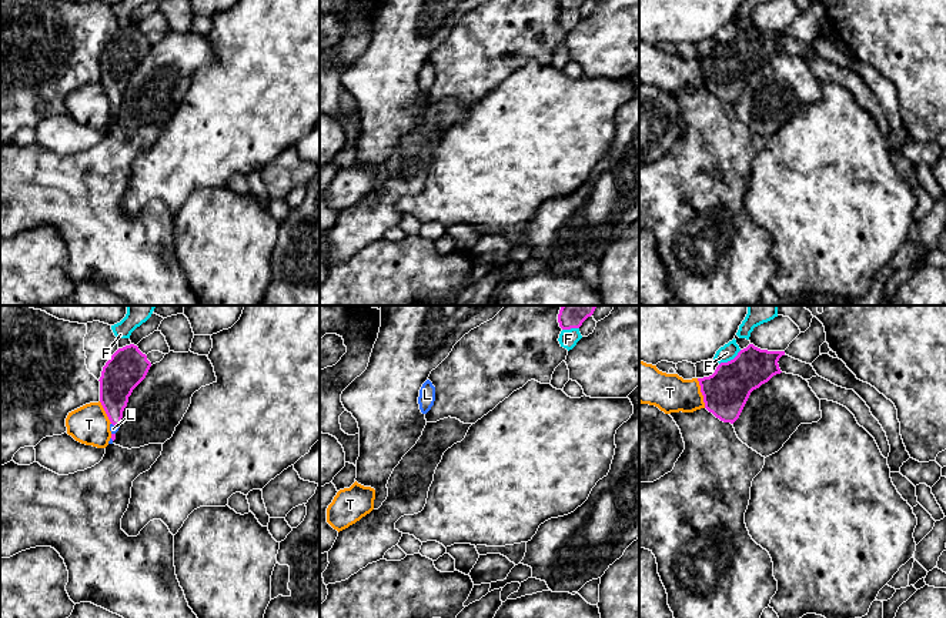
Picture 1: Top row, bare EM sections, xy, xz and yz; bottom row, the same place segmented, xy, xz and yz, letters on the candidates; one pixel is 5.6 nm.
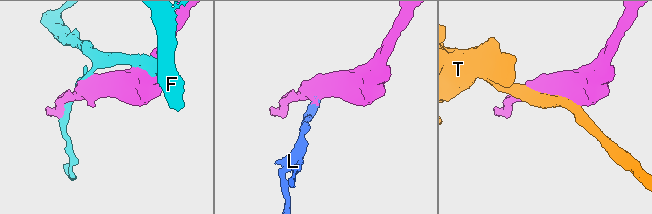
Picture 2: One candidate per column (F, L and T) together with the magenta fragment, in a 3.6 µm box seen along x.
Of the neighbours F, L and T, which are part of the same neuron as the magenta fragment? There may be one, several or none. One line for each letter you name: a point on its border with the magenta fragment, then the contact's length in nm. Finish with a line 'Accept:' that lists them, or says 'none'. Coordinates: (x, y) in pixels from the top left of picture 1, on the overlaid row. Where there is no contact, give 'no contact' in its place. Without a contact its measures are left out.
L: contact xy (114, 424); length 40 nm
Accept: L

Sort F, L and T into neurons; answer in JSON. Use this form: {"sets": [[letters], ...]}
{"sets": [["F"], ["L"], ["T"]]}

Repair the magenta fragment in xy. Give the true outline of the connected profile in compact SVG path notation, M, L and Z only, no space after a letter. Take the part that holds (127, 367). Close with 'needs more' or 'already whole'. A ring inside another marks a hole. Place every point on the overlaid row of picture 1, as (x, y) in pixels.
M137 345L118 348L106 363L100 377L100 402L110 420L111 440L121 424L133 390L146 378L151 363Z; needs more

